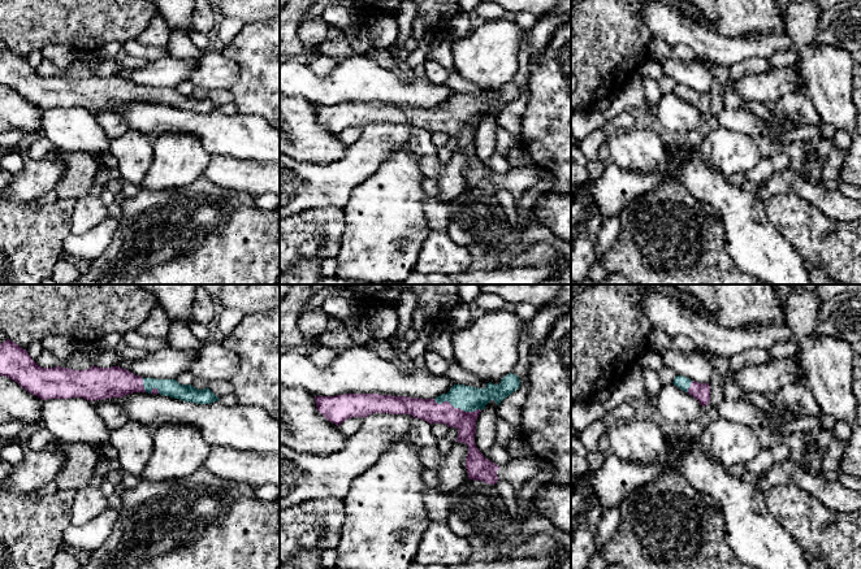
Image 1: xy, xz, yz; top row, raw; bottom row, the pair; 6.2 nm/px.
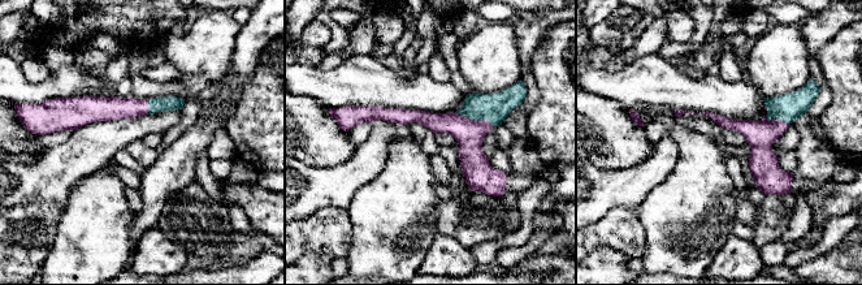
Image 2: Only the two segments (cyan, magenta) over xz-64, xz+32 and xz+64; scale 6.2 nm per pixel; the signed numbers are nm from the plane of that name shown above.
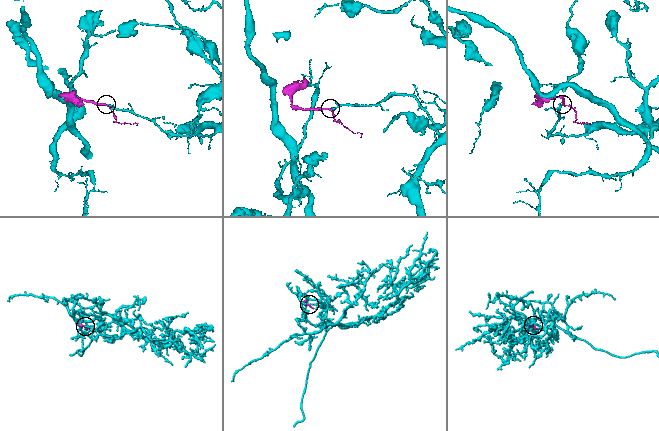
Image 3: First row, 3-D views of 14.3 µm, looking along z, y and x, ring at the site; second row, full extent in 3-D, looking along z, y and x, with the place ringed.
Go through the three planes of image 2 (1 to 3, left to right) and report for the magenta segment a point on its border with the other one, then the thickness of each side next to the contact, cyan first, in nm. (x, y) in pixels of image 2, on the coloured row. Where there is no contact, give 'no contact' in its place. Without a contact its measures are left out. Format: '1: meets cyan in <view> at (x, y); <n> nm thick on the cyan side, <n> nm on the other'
1: meets cyan in xz-64 at (148, 106); 100 nm thick on the cyan side, 140 nm on the other
2: meets cyan in xz+32 at (475, 119); 180 nm thick on the cyan side, 180 nm on the other
3: meets cyan in xz+64 at (779, 119); 170 nm thick on the cyan side, 180 nm on the other

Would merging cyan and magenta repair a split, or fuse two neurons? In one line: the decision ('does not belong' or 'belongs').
belongs

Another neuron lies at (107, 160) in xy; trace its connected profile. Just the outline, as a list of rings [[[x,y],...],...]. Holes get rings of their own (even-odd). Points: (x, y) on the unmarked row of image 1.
[[[108,151],[100,152],[100,157],[96,161],[100,169],[108,169],[108,170],[117,169],[116,157]]]

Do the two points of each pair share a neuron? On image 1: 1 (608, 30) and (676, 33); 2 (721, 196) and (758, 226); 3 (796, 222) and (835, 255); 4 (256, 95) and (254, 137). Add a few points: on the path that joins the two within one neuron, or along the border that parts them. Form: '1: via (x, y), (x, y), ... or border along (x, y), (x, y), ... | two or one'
1: border along (641, 13), (644, 24), (656, 37) | two
2: via (730, 202), (749, 221) | one
3: via (805, 227), (826, 246) | one
4: border along (238, 112), (256, 114), (265, 121) | two

